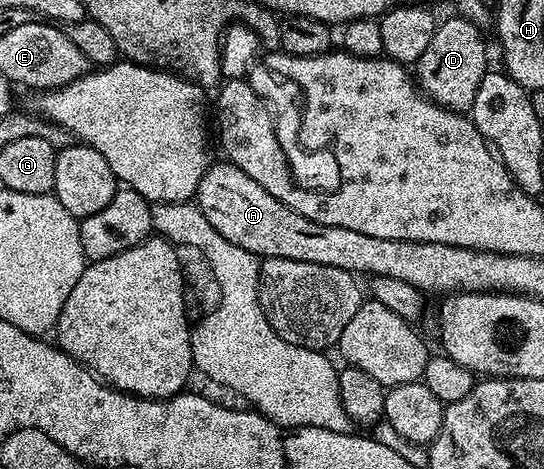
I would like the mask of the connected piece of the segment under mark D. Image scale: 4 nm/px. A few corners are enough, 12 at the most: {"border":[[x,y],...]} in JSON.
{"border":[[438,23],[413,64],[420,90],[470,111],[489,72],[484,31]]}

